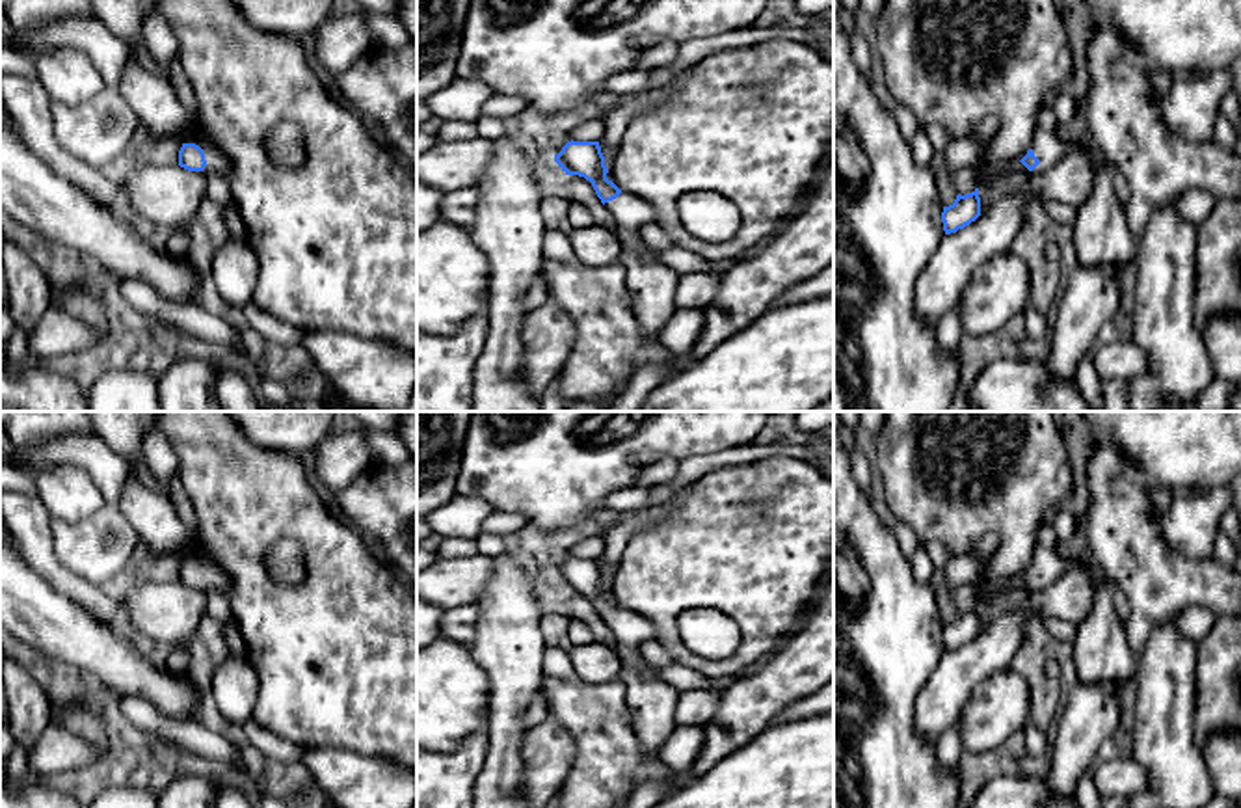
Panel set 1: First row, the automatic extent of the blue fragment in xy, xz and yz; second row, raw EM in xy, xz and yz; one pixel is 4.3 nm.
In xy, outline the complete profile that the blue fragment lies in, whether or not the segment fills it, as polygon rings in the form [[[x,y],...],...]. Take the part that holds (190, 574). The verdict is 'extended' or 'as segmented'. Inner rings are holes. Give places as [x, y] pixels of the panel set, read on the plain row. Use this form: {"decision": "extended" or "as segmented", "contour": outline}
{"decision": "extended", "contour": [[[195,549],[179,568],[179,583],[188,588],[220,590],[231,599],[229,577],[220,566],[203,551]]]}

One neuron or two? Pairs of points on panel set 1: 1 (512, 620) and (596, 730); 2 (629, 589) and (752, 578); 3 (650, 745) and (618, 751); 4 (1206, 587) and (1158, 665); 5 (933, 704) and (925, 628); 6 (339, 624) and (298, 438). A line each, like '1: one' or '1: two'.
1: two
2: one
3: two
4: two
5: two
6: two

